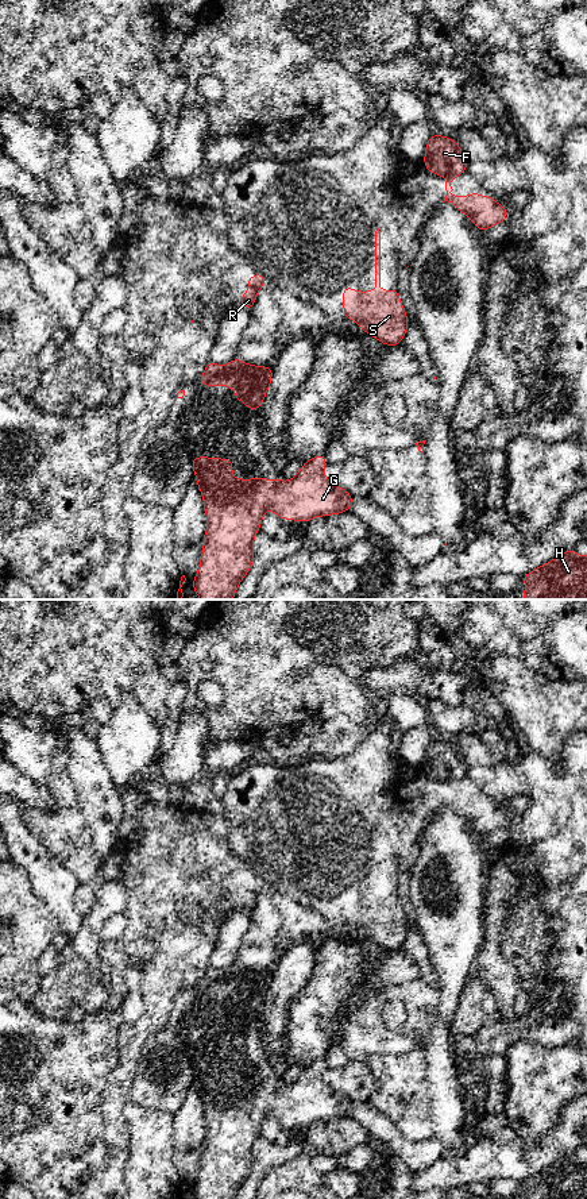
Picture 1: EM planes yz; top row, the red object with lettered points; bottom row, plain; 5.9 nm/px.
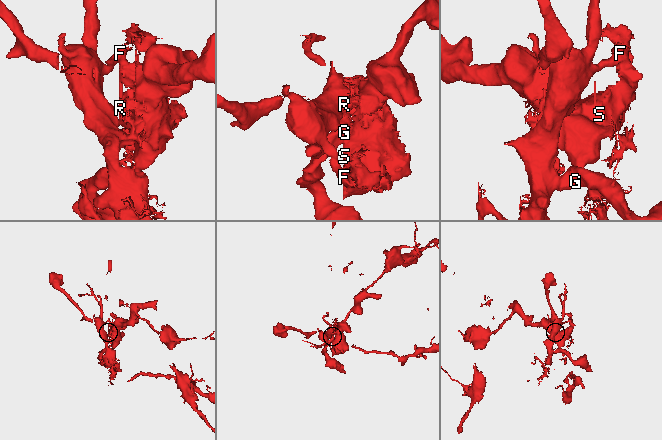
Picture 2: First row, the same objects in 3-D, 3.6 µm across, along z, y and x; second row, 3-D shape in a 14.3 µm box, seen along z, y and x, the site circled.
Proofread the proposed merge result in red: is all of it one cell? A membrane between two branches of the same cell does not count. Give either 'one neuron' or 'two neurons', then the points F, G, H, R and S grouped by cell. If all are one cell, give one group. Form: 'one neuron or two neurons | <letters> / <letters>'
two neurons | F G H / R S

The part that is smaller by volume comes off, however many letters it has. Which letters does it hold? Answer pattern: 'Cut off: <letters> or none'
Cut off: F, G, H

